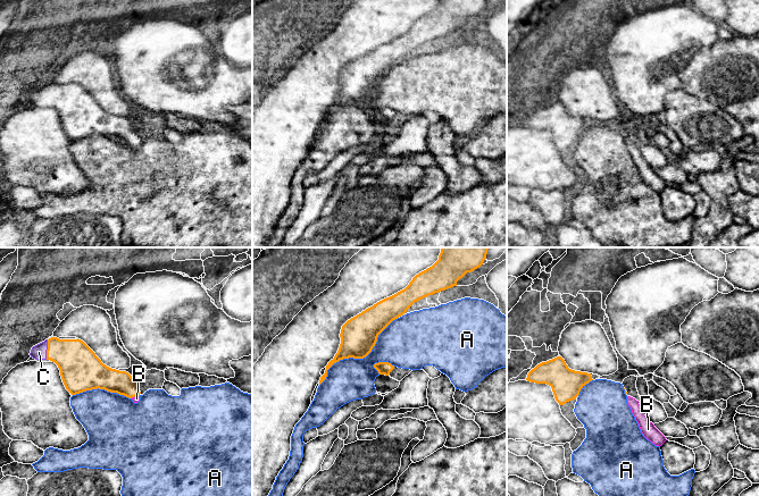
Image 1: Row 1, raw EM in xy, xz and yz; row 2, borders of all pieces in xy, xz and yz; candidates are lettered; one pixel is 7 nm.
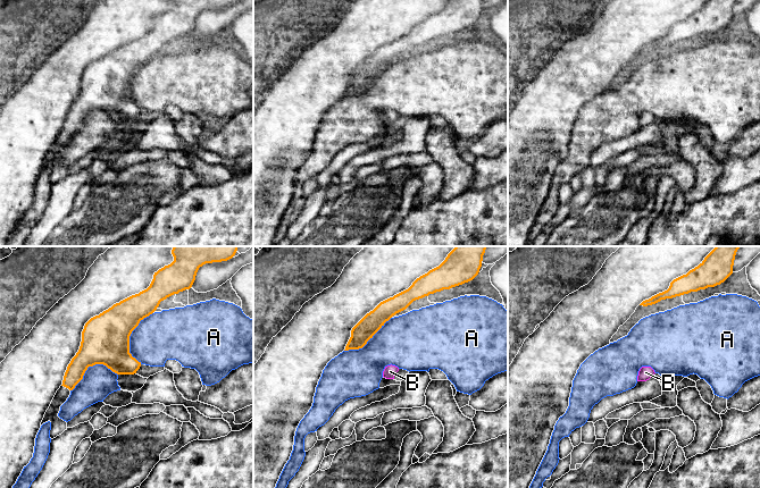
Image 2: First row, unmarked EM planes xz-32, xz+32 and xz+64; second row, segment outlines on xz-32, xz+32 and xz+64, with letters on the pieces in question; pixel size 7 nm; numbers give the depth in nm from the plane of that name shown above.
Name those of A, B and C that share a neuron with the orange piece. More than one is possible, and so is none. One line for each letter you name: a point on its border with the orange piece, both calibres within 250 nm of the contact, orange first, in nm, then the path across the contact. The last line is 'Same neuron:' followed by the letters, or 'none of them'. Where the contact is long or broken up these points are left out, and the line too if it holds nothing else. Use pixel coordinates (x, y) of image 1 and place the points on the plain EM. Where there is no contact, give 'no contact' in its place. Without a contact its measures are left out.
B: xy (134, 142) | 170/50 nm | across xy (113, 126), (119, 127), (134, 142), (136, 144)
C: xy (47, 95) | 280/110 nm
Same neuron: B, C

